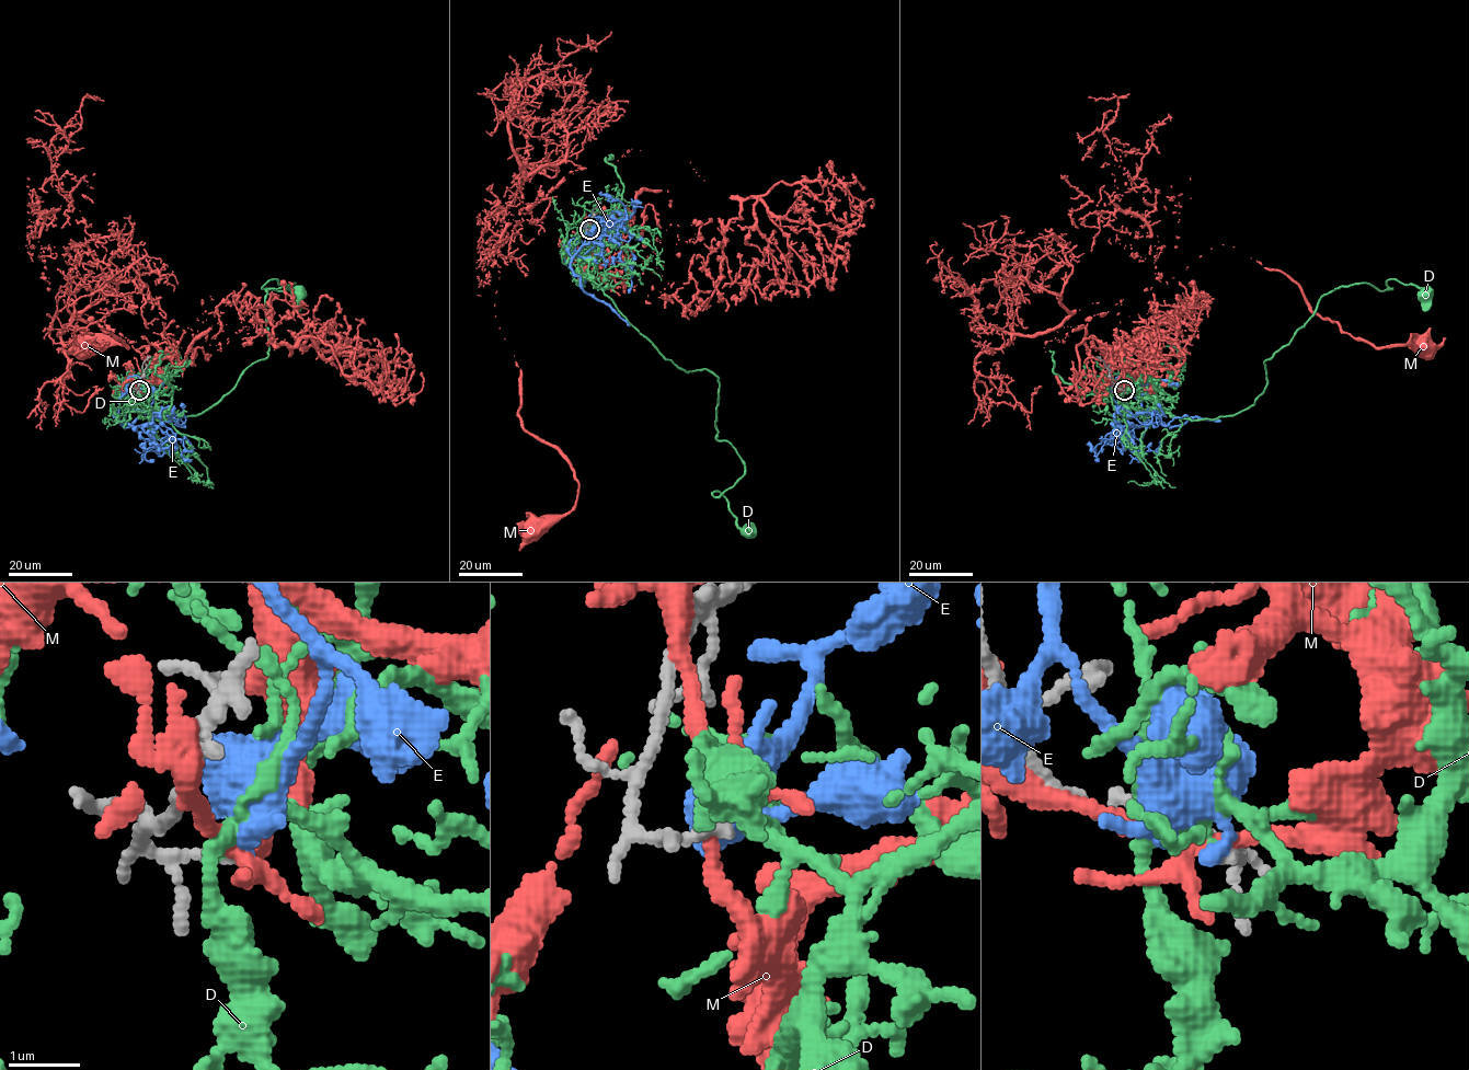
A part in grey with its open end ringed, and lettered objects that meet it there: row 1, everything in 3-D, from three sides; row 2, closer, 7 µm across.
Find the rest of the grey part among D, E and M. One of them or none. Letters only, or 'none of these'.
none of these

